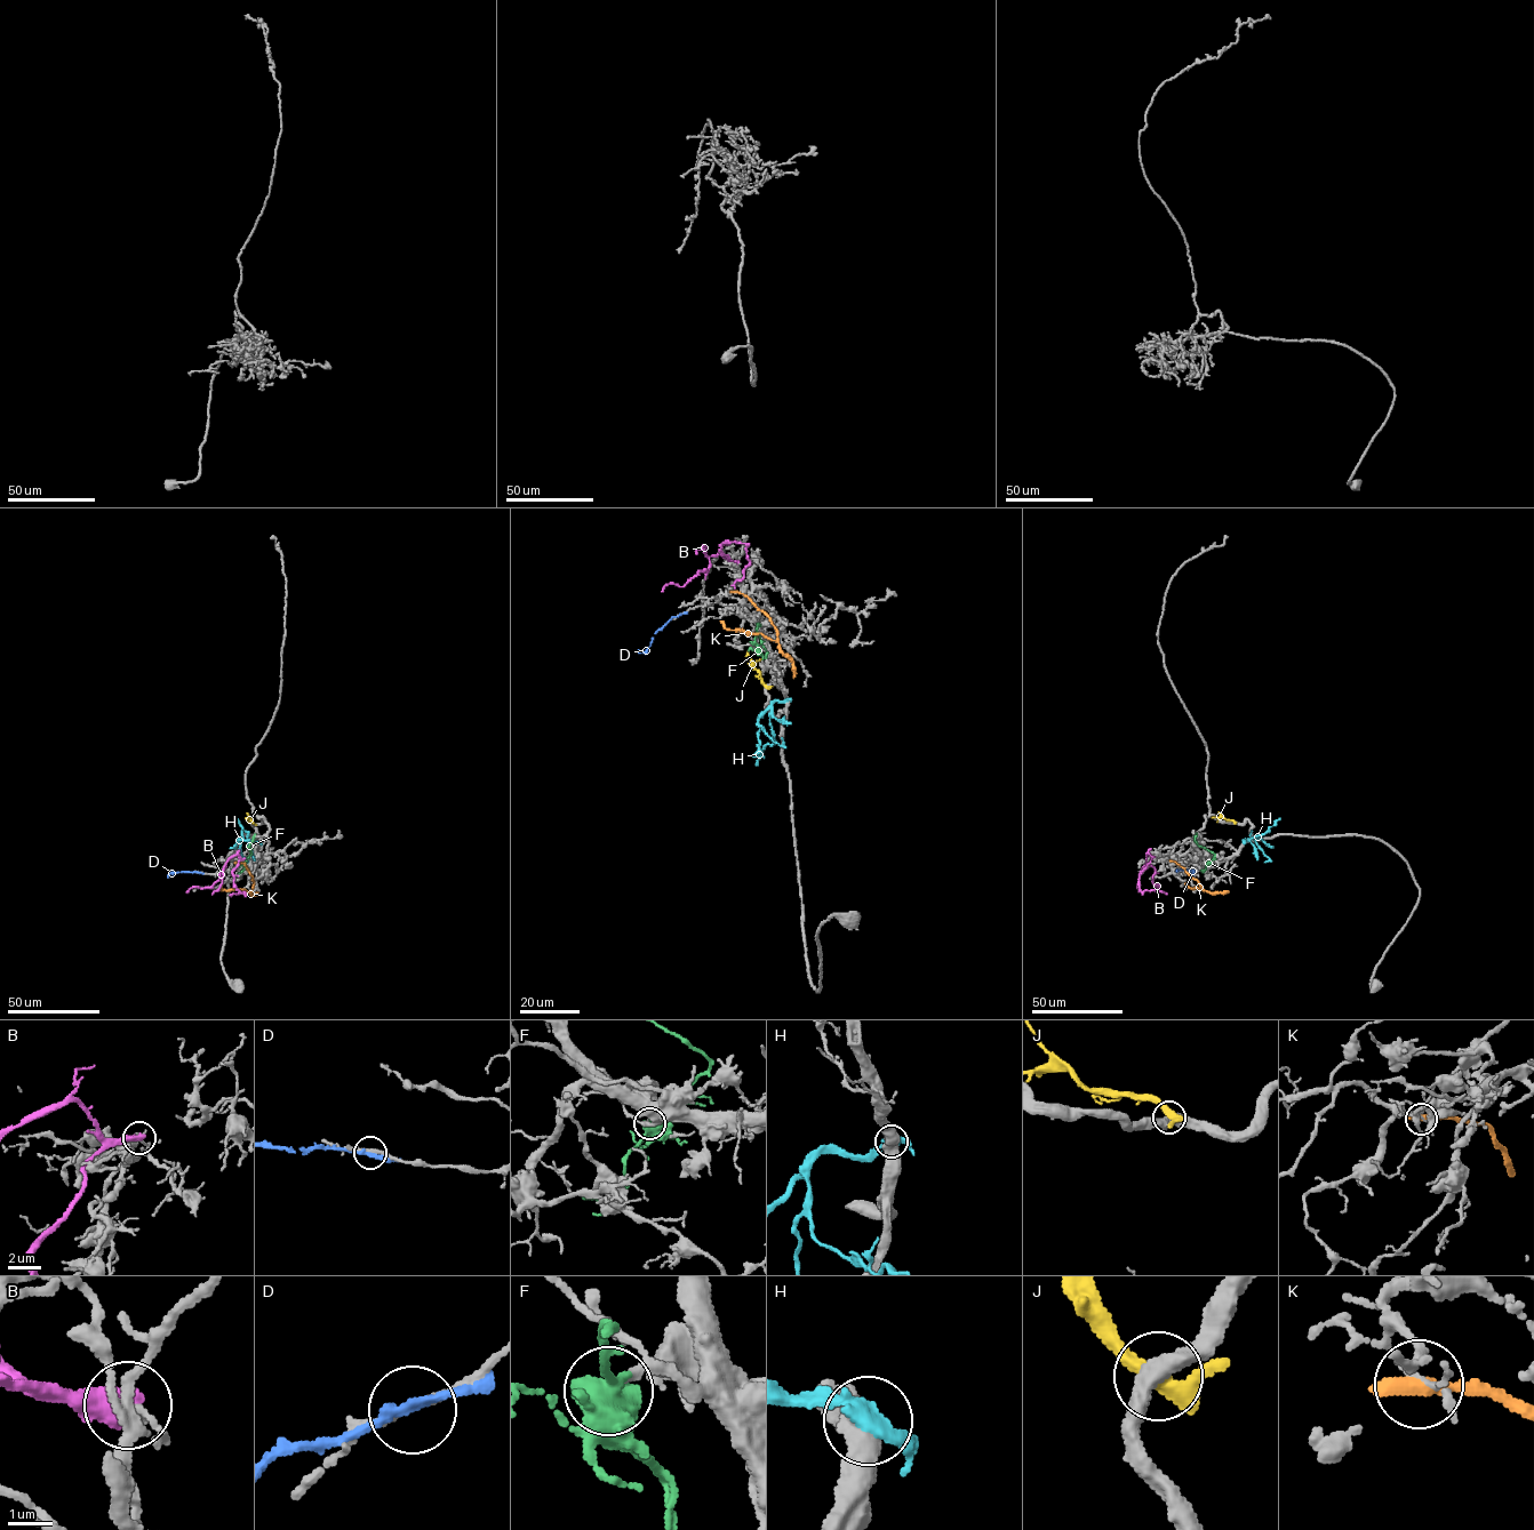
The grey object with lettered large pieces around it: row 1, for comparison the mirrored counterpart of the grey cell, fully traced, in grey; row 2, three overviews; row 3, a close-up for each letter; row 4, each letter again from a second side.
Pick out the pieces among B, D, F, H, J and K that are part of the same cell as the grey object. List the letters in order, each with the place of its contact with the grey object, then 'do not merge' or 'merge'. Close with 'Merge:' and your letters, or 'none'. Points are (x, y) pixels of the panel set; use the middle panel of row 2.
B: contact (737, 561); do not merge
D: contact (681, 614); do not merge
F: contact (759, 649); merge
H: contact (787, 699); do not merge
J: contact (767, 687); do not merge
K: contact (733, 591); do not merge
Merge: F

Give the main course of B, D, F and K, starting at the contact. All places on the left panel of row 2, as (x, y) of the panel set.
B: (245, 858), (232, 856), (210, 887), (192, 887), (186, 892)
D: (200, 872), (172, 872), (168, 876)
F: (245, 863), (255, 834)
K: (237, 863), (244, 863), (248, 871), (254, 882), (252, 890), (222, 890), (221, 884)

